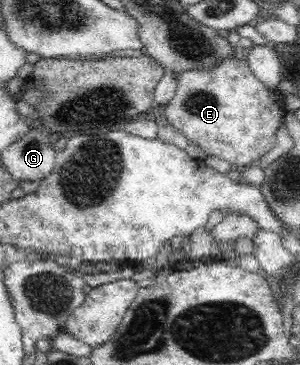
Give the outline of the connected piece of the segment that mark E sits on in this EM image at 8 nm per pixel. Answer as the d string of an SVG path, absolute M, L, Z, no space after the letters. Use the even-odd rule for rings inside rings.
M246 56L230 57L210 71L186 71L178 78L174 98L165 107L165 116L170 125L180 130L190 143L204 150L206 156L226 160L234 168L242 169L257 163L276 145L276 132L283 125L282 94L270 94L250 71Z

